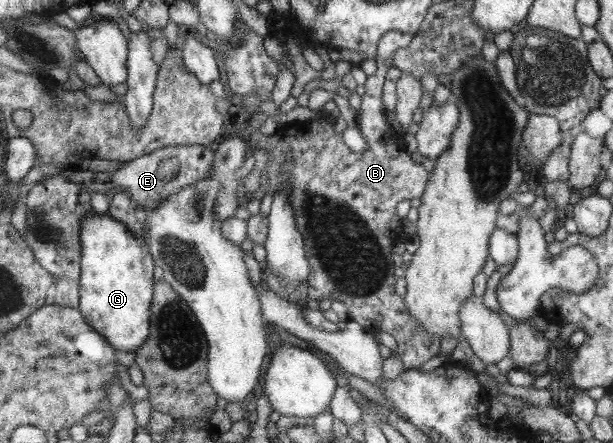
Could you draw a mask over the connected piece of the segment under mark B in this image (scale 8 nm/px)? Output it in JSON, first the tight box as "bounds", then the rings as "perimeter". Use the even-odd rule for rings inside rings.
{"bounds":[246,31,441,370],"perimeter":[[[389,31],[384,33],[384,36],[379,41],[379,51],[376,51],[376,63],[377,69],[373,75],[367,76],[366,84],[365,84],[365,94],[362,95],[362,104],[359,109],[360,116],[357,119],[357,126],[362,136],[365,139],[365,147],[362,152],[357,152],[357,149],[350,149],[345,143],[345,130],[347,129],[347,124],[345,120],[340,116],[334,117],[328,114],[325,114],[324,117],[315,116],[313,119],[309,121],[303,122],[294,122],[288,123],[287,125],[279,126],[276,131],[272,134],[265,135],[261,134],[261,132],[250,132],[249,135],[249,145],[252,146],[254,151],[256,149],[265,149],[268,155],[268,162],[266,168],[262,171],[261,174],[261,185],[257,192],[246,192],[246,196],[253,199],[262,199],[267,191],[265,188],[265,184],[269,183],[269,189],[276,194],[278,190],[278,183],[280,182],[280,167],[282,163],[291,162],[294,166],[292,167],[292,177],[291,177],[291,185],[292,188],[290,190],[289,201],[292,205],[292,208],[297,211],[295,215],[296,224],[301,225],[301,233],[304,234],[304,244],[307,246],[307,255],[308,255],[308,263],[311,267],[311,275],[307,280],[309,284],[308,289],[308,299],[317,300],[319,303],[322,300],[327,299],[328,301],[340,301],[344,303],[349,312],[349,320],[355,321],[355,323],[359,323],[366,333],[369,333],[371,336],[375,336],[380,333],[388,333],[393,336],[395,340],[397,340],[397,350],[392,351],[392,355],[399,356],[403,360],[403,365],[405,370],[415,370],[416,367],[423,365],[423,363],[427,363],[431,357],[436,357],[439,353],[439,349],[441,349],[441,338],[437,337],[437,335],[431,335],[431,333],[427,333],[413,317],[411,317],[411,313],[408,310],[408,307],[405,305],[405,297],[401,297],[401,293],[397,293],[397,273],[394,273],[396,266],[393,261],[393,246],[397,245],[397,242],[400,241],[403,235],[406,235],[405,232],[405,221],[401,218],[401,213],[397,213],[397,205],[401,205],[401,201],[405,201],[405,199],[412,200],[416,197],[421,197],[424,195],[424,189],[428,185],[428,179],[431,173],[427,172],[427,169],[423,166],[423,164],[413,163],[411,159],[411,155],[413,153],[409,153],[409,145],[405,143],[404,135],[403,137],[398,135],[398,131],[393,129],[392,122],[389,121],[389,110],[385,107],[383,95],[385,89],[385,82],[389,81],[389,67],[392,67],[391,61],[393,61],[393,53],[397,51],[399,48],[407,47],[412,42],[414,36],[407,33],[401,33],[398,31]]]}

